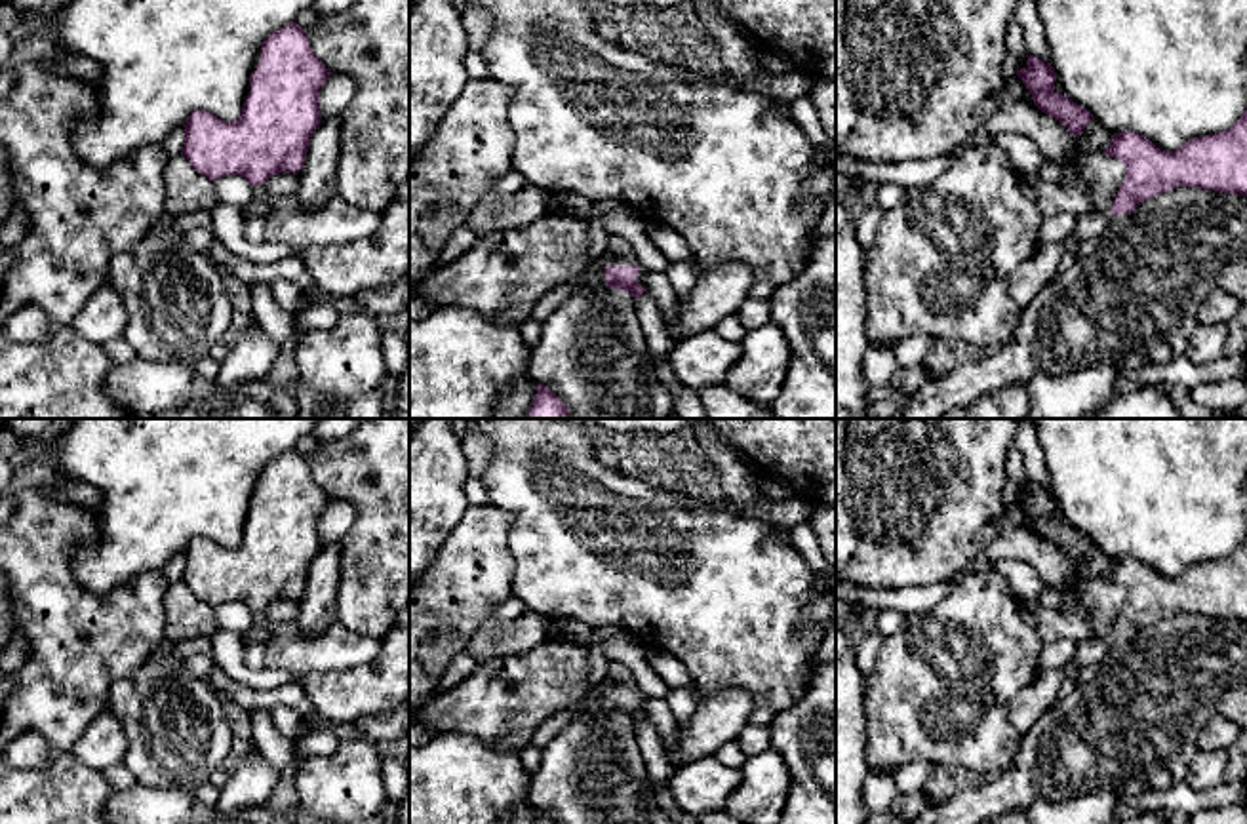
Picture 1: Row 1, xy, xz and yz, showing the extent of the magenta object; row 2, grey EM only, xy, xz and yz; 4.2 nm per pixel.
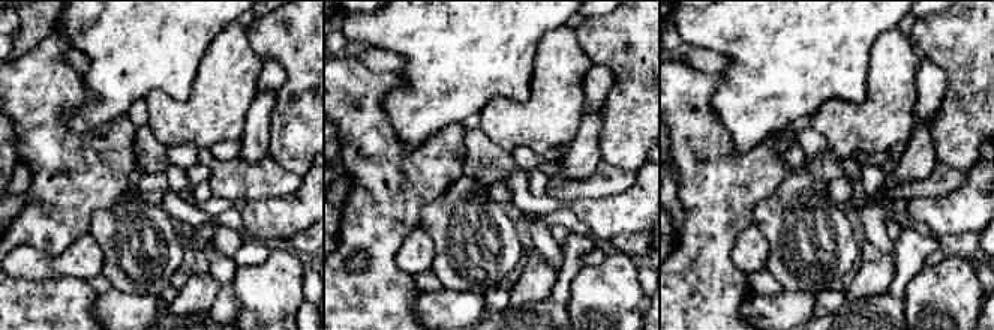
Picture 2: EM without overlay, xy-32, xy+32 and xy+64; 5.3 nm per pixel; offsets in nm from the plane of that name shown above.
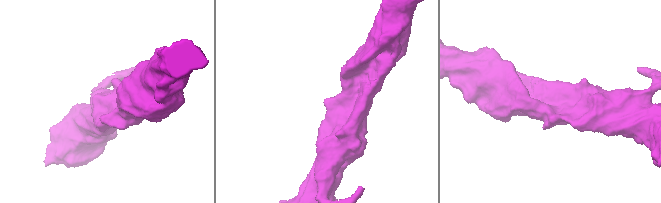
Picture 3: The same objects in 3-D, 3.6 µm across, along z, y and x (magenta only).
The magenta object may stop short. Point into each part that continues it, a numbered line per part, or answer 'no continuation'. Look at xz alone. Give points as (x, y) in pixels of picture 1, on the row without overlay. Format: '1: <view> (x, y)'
1: xz (619, 678)

